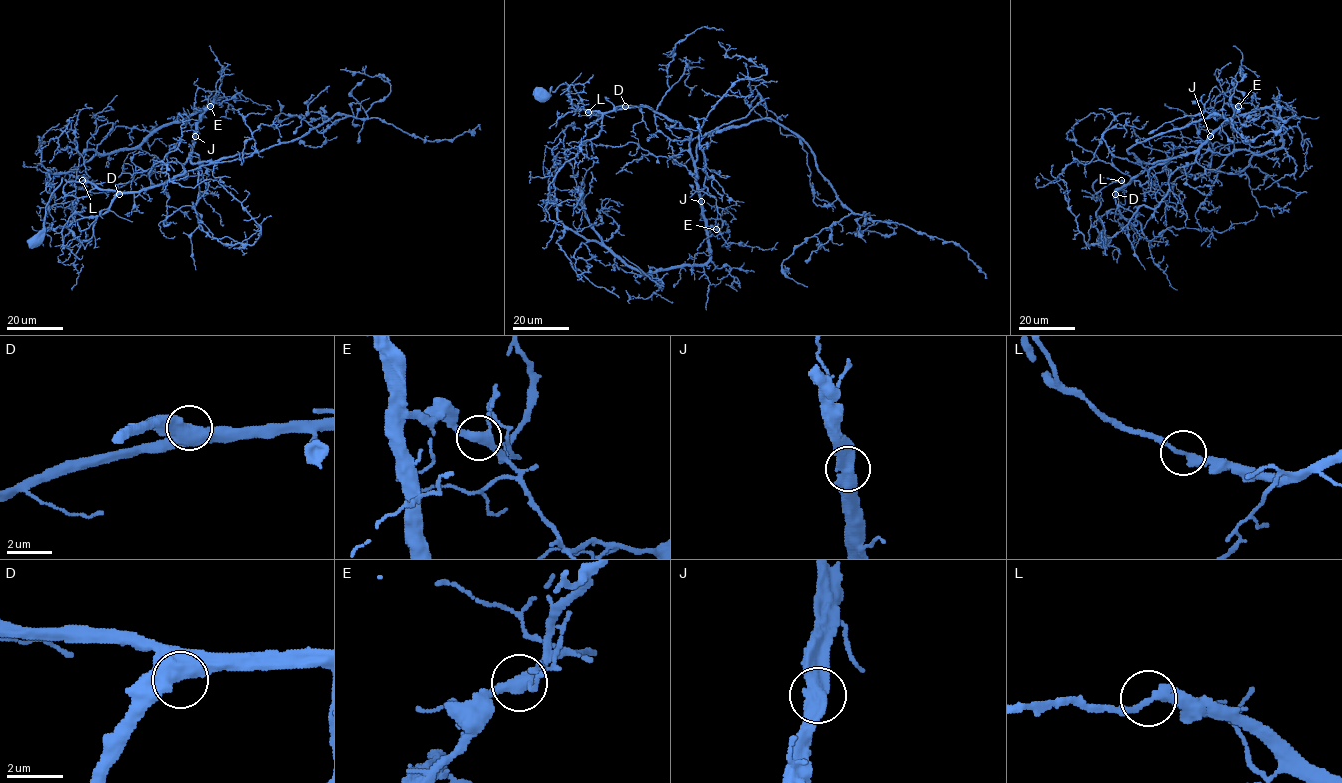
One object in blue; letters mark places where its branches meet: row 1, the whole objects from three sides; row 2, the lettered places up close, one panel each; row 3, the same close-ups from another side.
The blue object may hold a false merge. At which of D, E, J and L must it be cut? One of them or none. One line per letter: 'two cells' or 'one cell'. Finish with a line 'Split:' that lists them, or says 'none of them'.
D: one cell
E: one cell
J: one cell
L: one cell
Split: none of them

